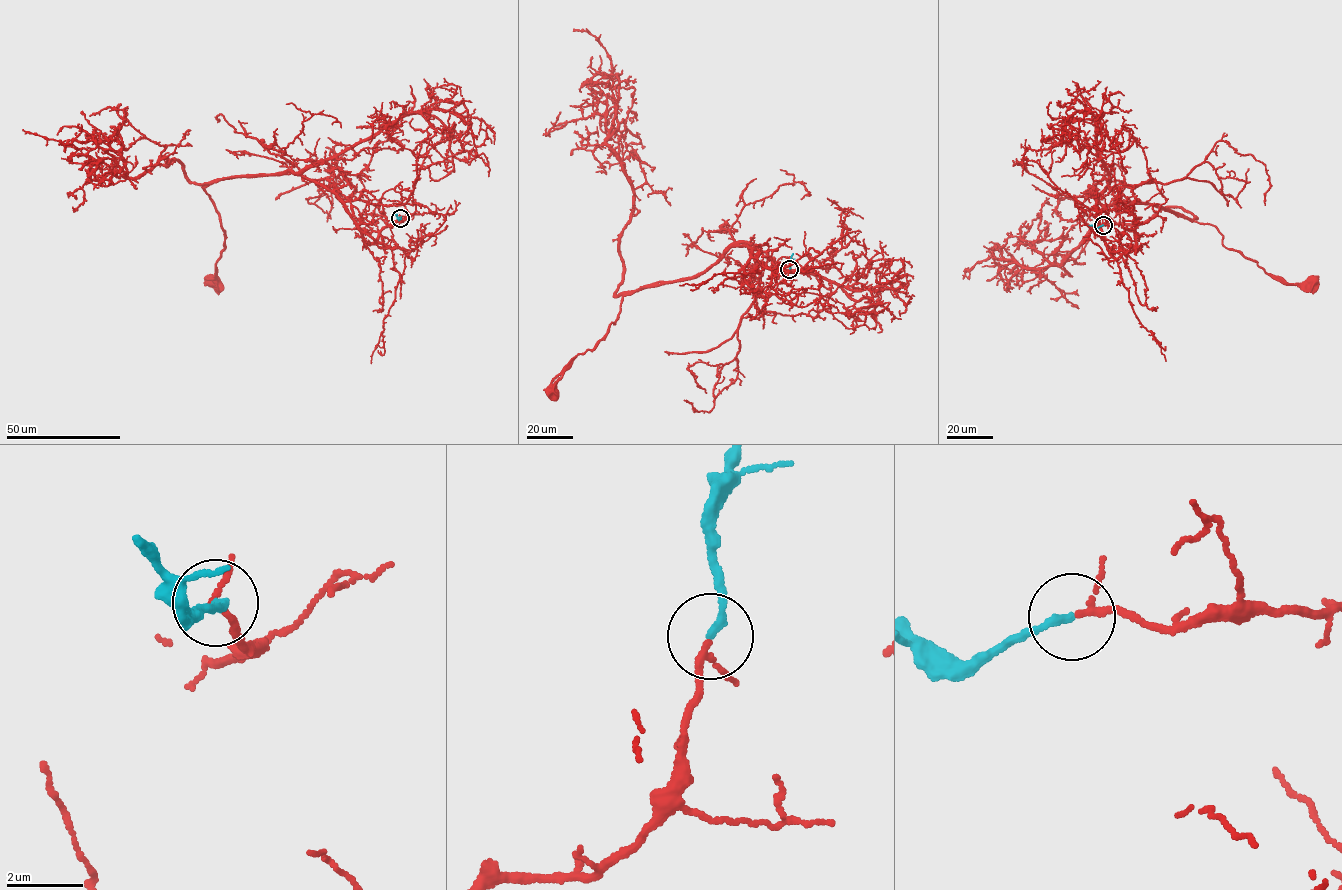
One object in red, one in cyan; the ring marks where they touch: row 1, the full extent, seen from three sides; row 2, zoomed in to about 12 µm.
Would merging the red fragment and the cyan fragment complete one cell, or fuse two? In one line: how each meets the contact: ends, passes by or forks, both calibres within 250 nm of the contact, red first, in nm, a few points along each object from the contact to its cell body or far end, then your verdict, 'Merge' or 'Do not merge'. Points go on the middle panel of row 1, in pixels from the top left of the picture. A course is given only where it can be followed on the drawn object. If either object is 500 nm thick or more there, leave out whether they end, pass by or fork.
At the ring red passes by. At the ring cyan ends. Thickness 140 nm (red) against 200 nm. Course of red: (789, 269), (758, 290), (745, 279), (752, 248), (735, 246), (691, 277), (630, 291), (551, 395). Course of cyan: (789, 269), (793, 253). Merge

